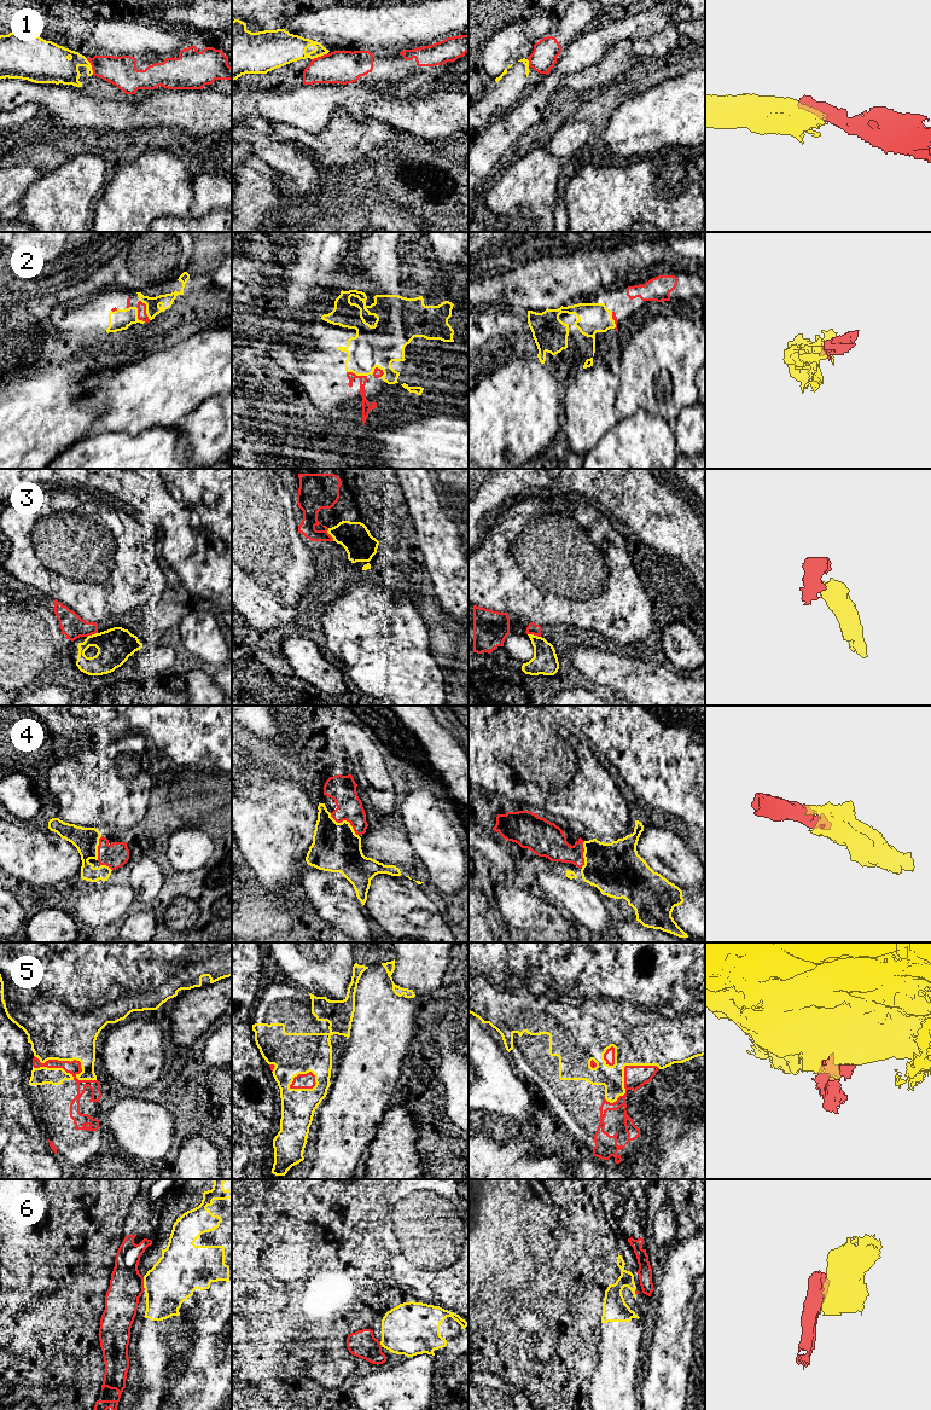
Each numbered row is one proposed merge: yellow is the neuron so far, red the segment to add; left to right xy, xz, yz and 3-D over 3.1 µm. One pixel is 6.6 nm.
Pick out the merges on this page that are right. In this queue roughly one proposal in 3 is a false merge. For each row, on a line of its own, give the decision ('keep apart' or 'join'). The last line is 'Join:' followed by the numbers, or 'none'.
1: keep apart
2: join
3: join
4: join
5: join
6: keep apart
Join: 2, 3, 4, 5

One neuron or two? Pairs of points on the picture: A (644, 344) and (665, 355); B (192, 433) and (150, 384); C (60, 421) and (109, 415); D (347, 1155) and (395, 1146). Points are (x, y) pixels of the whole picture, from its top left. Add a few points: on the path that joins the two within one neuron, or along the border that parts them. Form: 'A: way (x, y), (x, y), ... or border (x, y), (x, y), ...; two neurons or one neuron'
A: border (662, 321), (652, 346), (659, 367); two neurons
B: border (203, 402), (191, 411), (176, 427); two neurons
C: border (93, 388), (95, 421), (83, 436); two neurons
D: border (383, 1120), (368, 1146); two neurons

